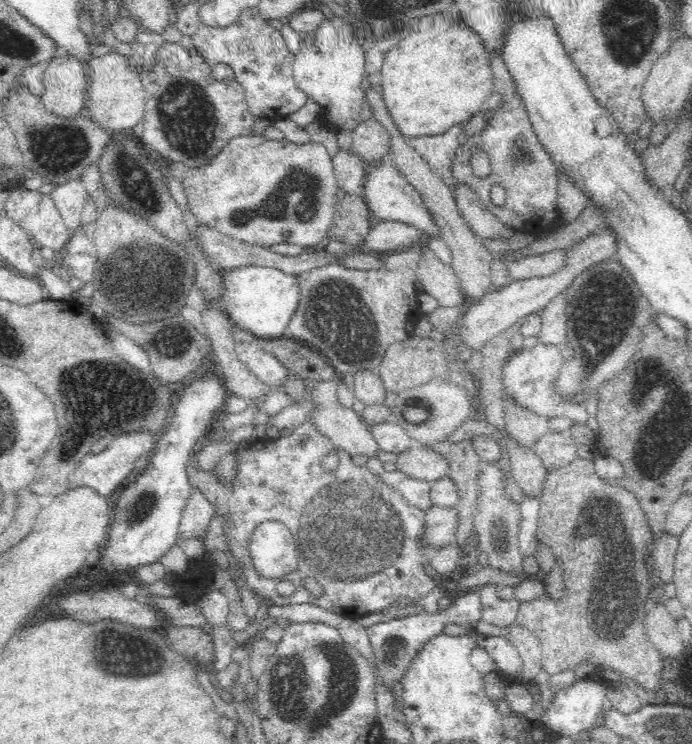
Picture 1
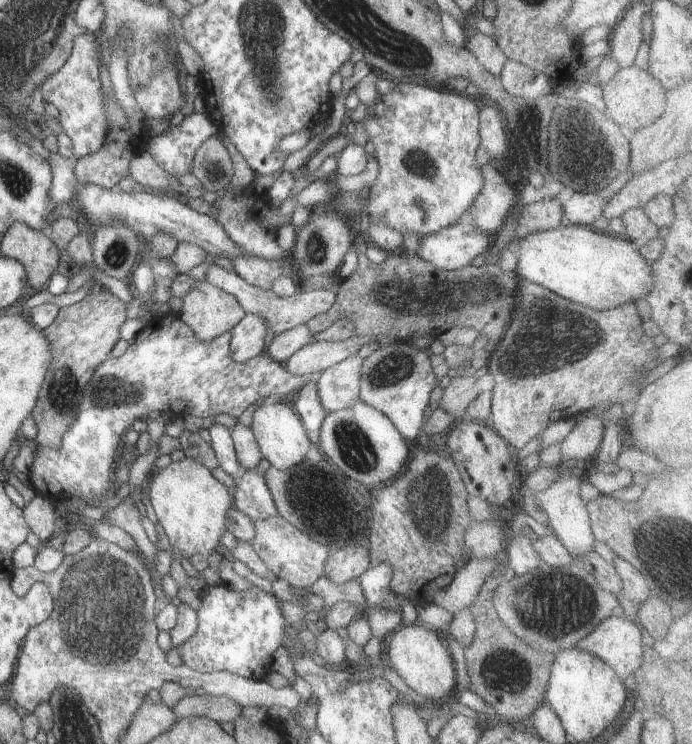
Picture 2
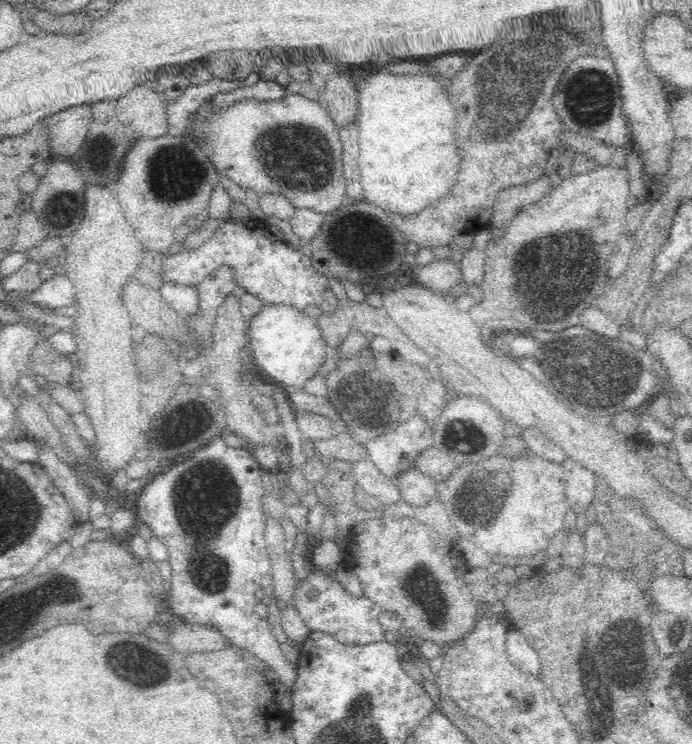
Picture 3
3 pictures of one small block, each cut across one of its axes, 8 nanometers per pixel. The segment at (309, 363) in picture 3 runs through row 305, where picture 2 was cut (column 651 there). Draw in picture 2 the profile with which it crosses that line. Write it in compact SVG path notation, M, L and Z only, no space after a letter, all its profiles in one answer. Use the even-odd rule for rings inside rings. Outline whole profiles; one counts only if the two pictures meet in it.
M563 223L556 229L528 233L514 247L517 257L515 274L520 279L538 284L569 302L596 311L614 309L634 298L642 298L646 294L646 288L652 282L652 274L644 258L629 244L627 239L615 236L610 231L593 231L588 226Z

